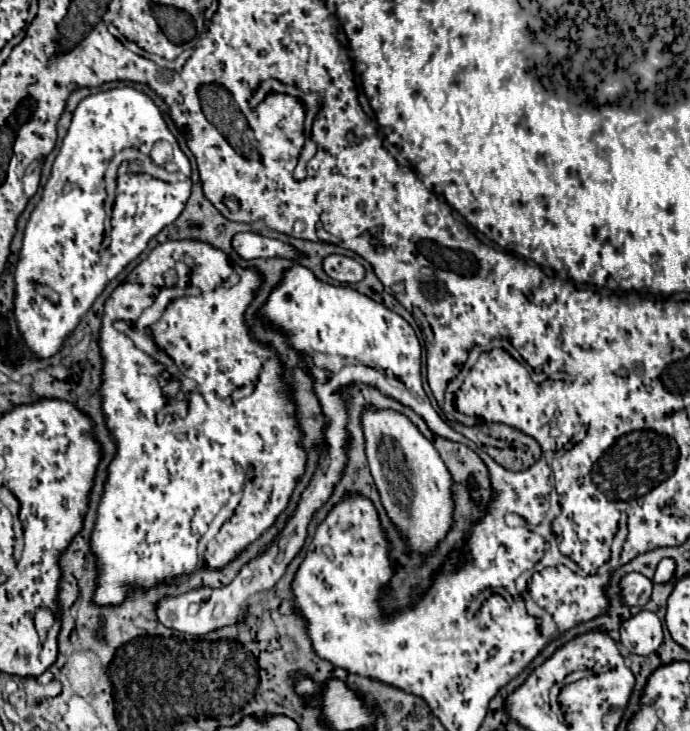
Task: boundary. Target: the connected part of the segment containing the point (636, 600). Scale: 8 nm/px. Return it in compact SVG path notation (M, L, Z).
M628 573L620 579L620 599L628 607L646 605L646 597L652 593L652 581L640 573Z

